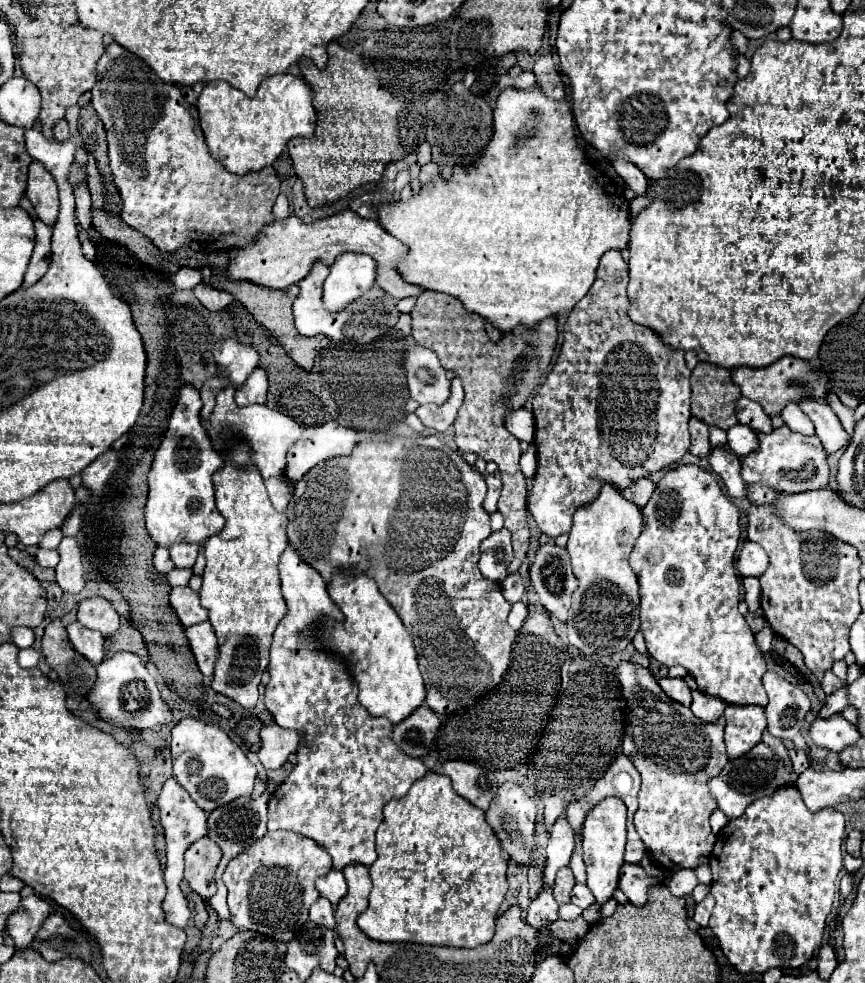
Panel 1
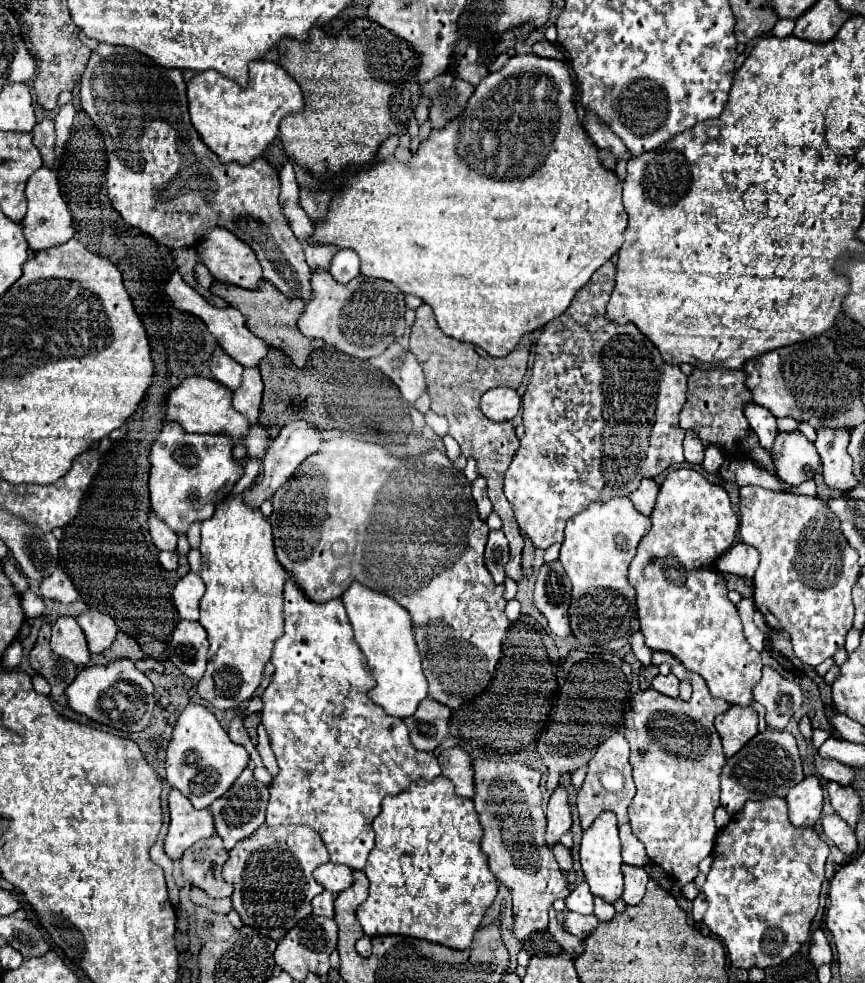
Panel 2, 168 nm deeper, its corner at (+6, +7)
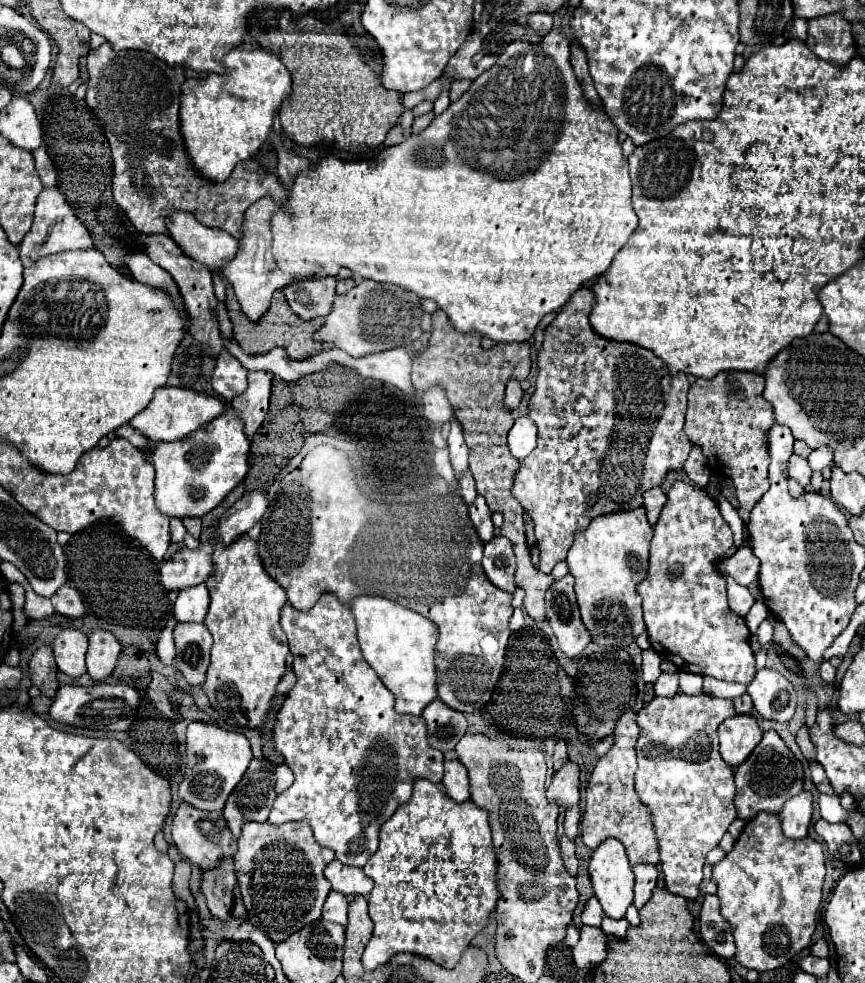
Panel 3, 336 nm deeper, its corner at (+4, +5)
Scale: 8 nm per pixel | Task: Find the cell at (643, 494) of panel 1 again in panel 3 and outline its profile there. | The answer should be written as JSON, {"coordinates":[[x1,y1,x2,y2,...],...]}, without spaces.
{"coordinates":[[652,487,652,489,644,491,644,507,648,511,648,521,654,525,664,507,664,493,660,487]]}

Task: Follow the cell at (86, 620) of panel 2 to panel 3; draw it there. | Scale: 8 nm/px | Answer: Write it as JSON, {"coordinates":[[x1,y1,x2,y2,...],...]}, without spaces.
{"coordinates":[[96,629,88,635,90,647,86,655,86,665,88,665,88,675,96,681,104,681,116,667,118,655,122,651,122,645,118,639,106,631,106,629]]}

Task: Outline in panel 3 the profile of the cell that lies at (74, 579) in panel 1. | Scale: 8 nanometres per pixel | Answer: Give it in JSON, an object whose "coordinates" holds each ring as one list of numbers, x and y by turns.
{"coordinates":[[62,585,52,595,52,605,60,615,66,615,66,617,82,617,86,611,80,593,68,585]]}

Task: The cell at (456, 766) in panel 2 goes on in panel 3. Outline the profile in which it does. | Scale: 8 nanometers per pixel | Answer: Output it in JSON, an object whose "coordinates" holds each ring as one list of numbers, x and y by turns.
{"coordinates":[[458,759,444,763,444,779,442,779,442,785,444,785,446,793,454,801,462,803,462,801,468,801,470,799,468,771,466,771,466,767]]}

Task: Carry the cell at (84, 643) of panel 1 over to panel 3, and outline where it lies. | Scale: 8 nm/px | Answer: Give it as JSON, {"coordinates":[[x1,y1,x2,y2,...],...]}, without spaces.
{"coordinates":[[62,629,54,639,54,657,62,673,70,677,80,677,86,673,86,649,88,637,76,629]]}

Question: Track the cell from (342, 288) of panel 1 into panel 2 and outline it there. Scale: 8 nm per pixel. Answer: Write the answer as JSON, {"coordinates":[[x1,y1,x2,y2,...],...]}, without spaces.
{"coordinates":[[342,249,334,255,332,259,332,267,330,267,330,275,338,281,338,283,348,283,350,279,360,275,360,267,358,267,358,255,350,249]]}

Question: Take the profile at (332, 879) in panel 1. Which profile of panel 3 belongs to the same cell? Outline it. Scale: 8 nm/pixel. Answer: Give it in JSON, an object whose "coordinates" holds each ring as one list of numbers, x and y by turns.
{"coordinates":[[332,861,324,869,326,879,332,883,332,889,344,895,364,895,368,897,374,883,360,867,348,867,340,861]]}

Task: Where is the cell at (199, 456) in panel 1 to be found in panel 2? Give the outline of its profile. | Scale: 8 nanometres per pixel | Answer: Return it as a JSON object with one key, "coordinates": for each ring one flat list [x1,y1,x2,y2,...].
{"coordinates":[[164,423,150,453,150,503,154,513,174,531,186,533,196,521,214,515,216,505,232,491,244,467,232,455,234,443,226,435,190,435,178,423]]}

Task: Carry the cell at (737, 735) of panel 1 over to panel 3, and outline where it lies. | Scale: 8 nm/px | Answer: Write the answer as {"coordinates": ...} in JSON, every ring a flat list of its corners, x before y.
{"coordinates":[[734,715,720,723,720,755,732,767,746,761,752,749,760,743,762,731,754,715]]}

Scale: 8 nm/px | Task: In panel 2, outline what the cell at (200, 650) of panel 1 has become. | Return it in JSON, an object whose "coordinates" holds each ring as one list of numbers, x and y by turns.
{"coordinates":[[180,621,170,641,172,665,186,677,200,679,206,671,206,653,206,629,198,621]]}

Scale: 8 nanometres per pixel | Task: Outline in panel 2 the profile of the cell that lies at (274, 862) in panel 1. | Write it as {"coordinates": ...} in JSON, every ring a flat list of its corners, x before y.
{"coordinates":[[262,825,250,837,236,843,222,875,234,885,232,903,244,925,280,941,300,919,312,913,310,901,324,891,312,871,326,861,328,849,314,829,304,825]]}

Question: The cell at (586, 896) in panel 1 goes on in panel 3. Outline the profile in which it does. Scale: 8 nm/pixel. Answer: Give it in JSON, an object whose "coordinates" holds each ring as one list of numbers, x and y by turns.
{"coordinates":[[590,897,582,909,582,923,584,925,592,925,592,927,600,927,602,923,602,907,598,903,596,897]]}

